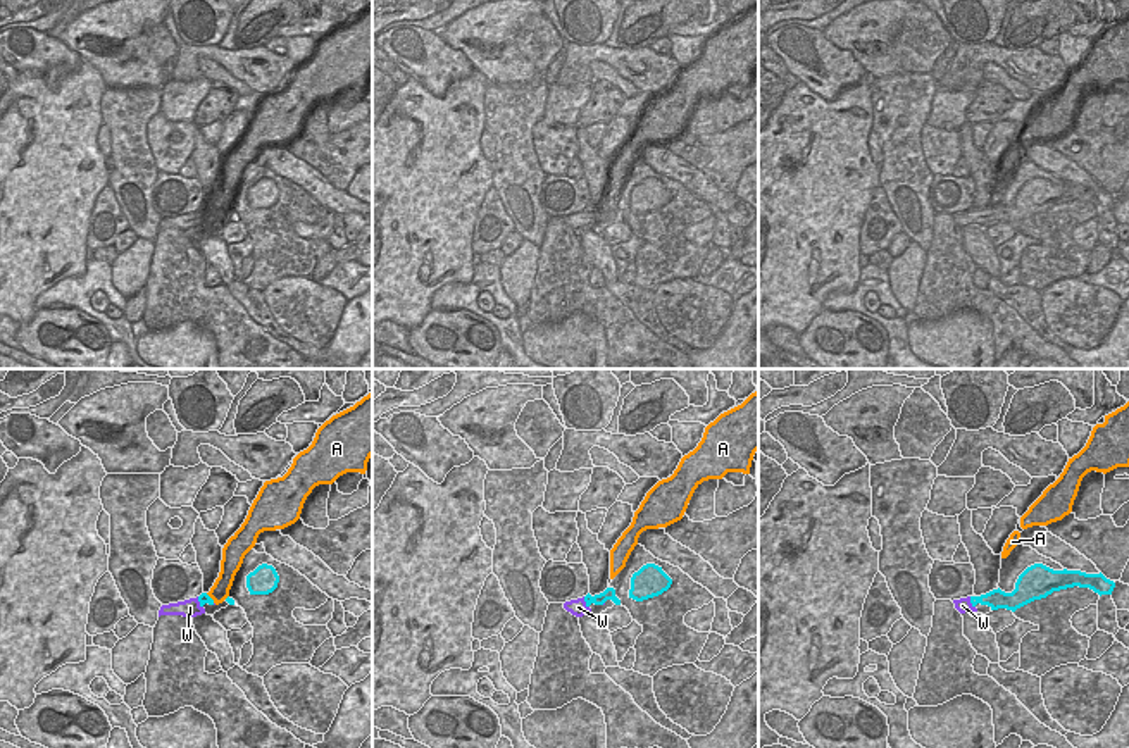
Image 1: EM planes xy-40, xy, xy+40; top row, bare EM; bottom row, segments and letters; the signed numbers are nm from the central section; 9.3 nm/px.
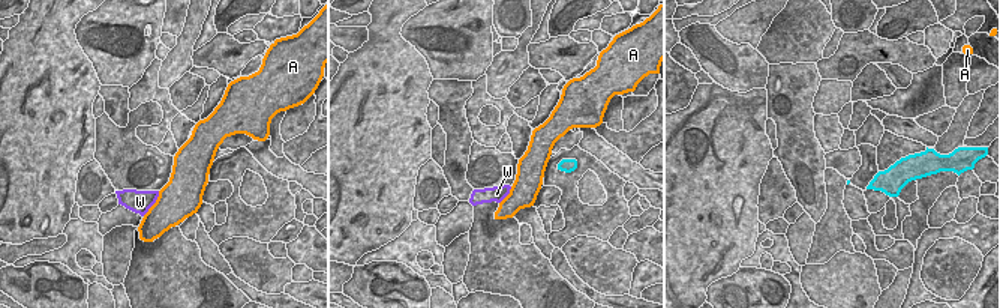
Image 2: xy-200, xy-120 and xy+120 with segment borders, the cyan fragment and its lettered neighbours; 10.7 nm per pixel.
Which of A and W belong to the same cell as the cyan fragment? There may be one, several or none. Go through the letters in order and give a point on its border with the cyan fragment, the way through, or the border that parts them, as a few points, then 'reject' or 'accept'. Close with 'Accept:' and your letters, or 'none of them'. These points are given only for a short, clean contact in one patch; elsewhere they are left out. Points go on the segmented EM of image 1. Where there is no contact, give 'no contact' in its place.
A: xy-40 (211, 598) | along xy-40 (205, 593), (214, 602) | reject
W: xy (585, 600) | across xy (609, 593), (600, 598), (585, 600), (578, 607) | accept
Accept: W

